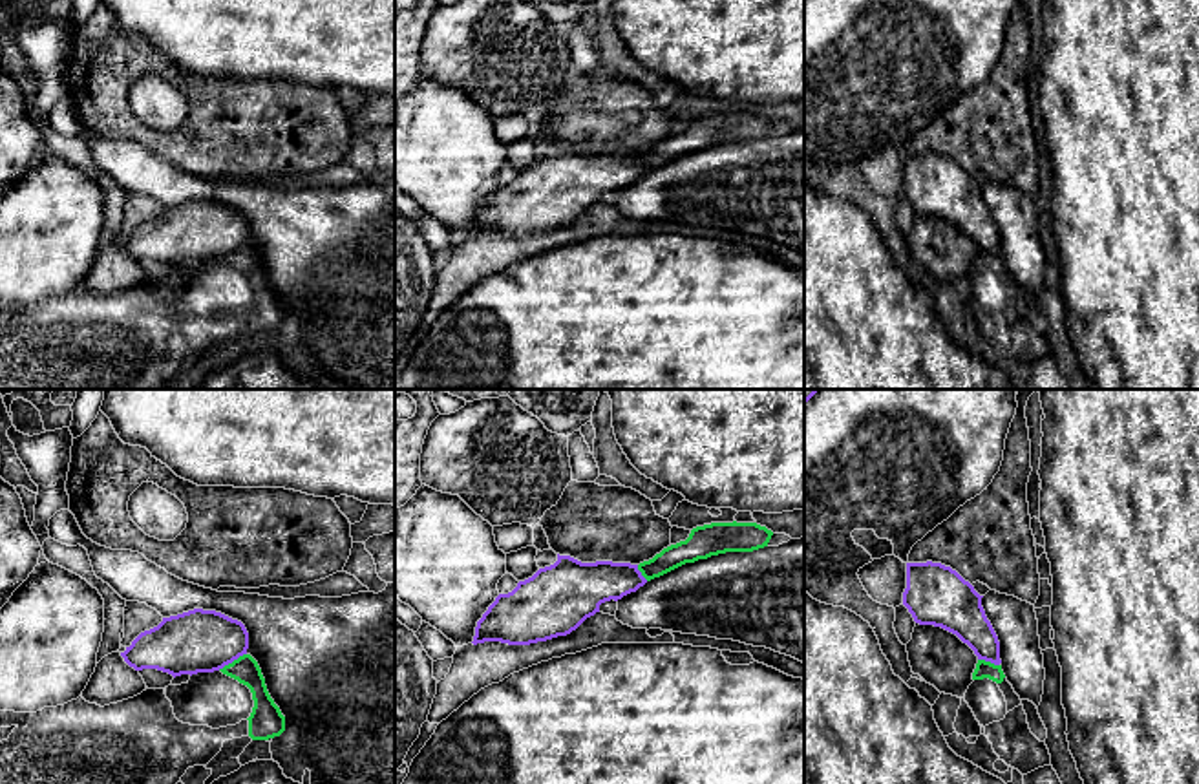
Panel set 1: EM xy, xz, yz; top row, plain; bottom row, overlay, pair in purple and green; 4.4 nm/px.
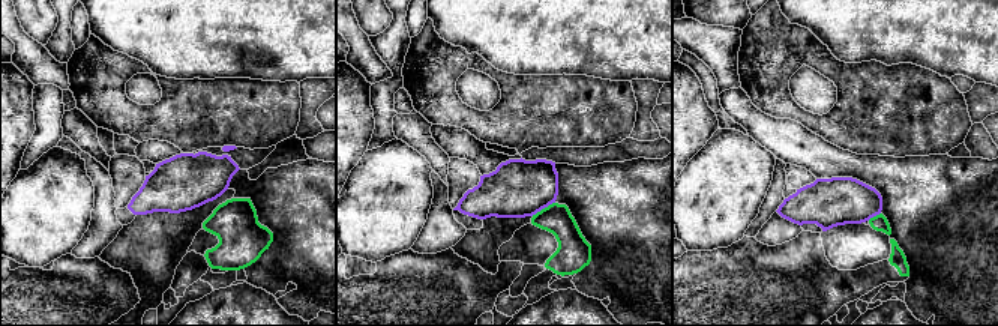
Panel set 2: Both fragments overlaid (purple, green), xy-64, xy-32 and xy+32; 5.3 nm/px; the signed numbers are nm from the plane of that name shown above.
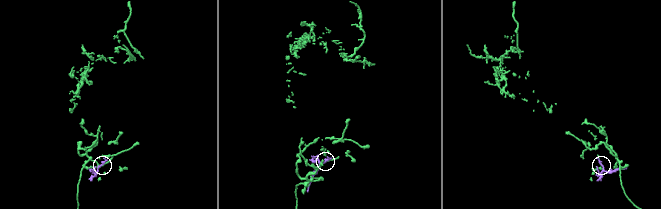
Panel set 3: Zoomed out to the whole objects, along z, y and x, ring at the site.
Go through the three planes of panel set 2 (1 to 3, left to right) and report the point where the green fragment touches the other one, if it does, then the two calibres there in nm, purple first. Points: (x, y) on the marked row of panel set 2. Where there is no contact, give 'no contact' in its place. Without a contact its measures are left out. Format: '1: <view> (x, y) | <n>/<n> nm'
1: no contact
2: xy-32 (542, 208) | 320/160 nm
3: xy+32 (874, 215) | 260/90 nm

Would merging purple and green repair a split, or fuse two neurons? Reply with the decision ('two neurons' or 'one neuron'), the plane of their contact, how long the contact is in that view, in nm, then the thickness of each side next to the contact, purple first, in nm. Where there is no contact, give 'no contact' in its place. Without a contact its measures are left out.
two neurons; meets purple in xy; contact 150 nm long; 280 nm thick on the purple side, 120 nm on the other

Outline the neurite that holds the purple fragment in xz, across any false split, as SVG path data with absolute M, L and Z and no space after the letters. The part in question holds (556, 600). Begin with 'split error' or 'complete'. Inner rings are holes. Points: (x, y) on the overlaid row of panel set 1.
complete; M557 554L554 565L495 598L477 621L472 643L530 645L567 636L600 612L601 603L618 601L645 583L638 565L581 563Z

